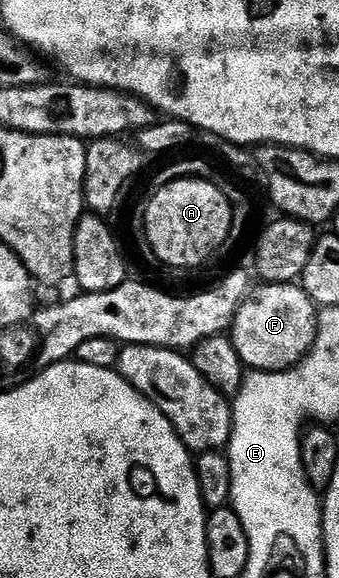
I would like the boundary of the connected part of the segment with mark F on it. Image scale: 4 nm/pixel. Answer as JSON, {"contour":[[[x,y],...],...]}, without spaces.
{"contour":[[[300,283],[254,287],[233,315],[231,339],[246,369],[255,372],[286,372],[309,355],[317,337],[318,305]]]}

